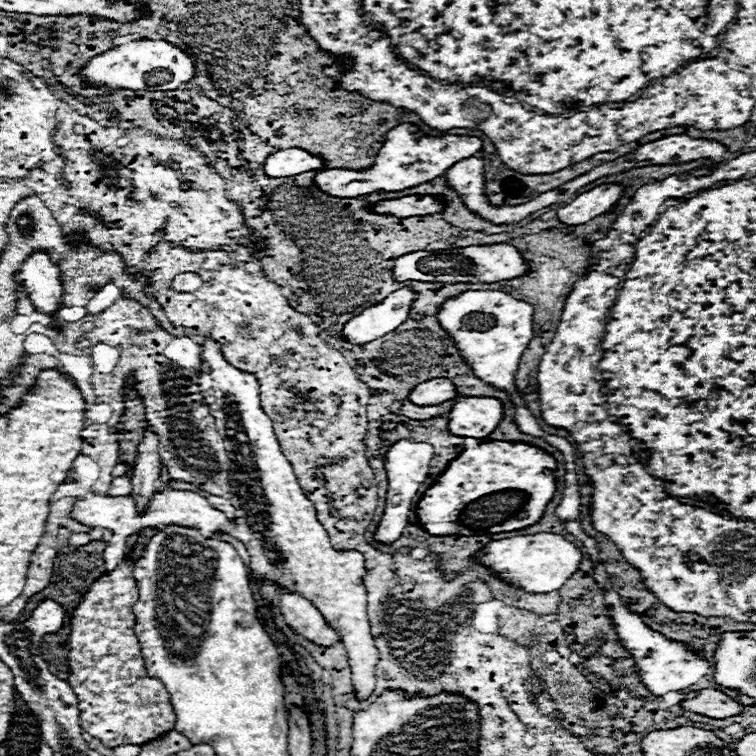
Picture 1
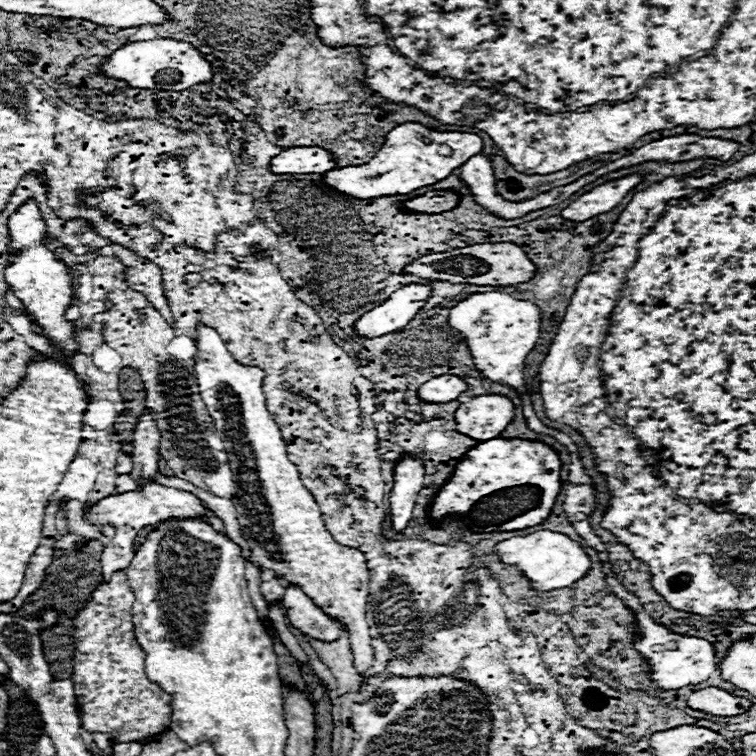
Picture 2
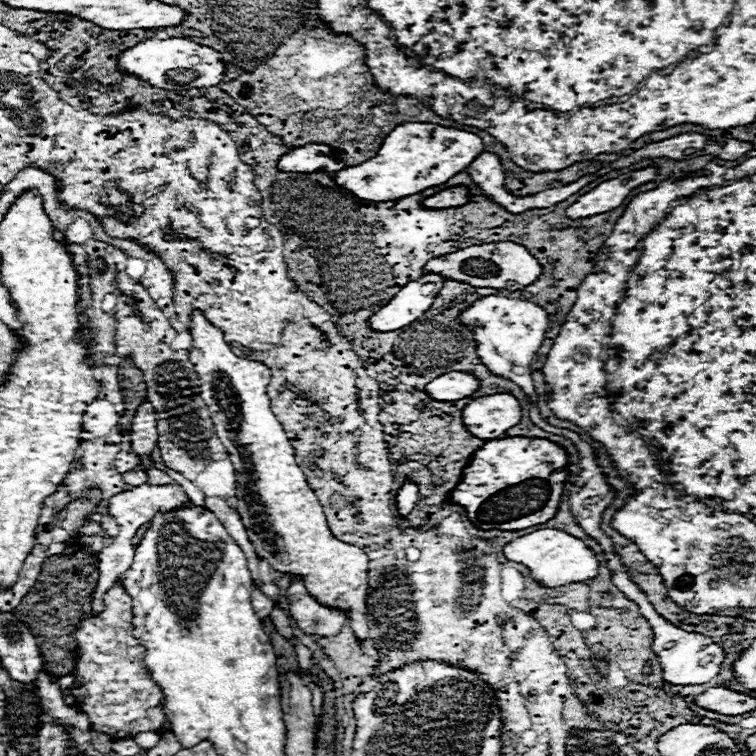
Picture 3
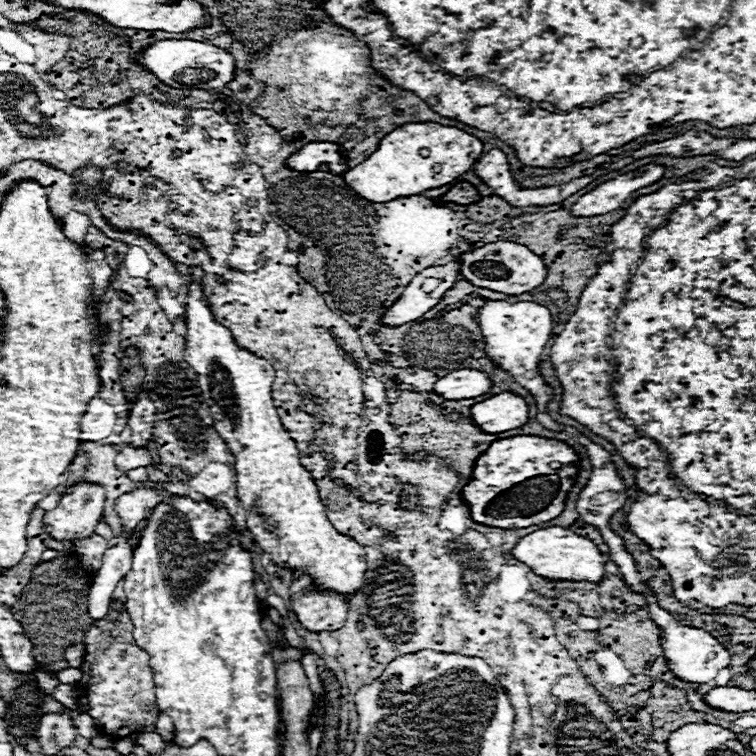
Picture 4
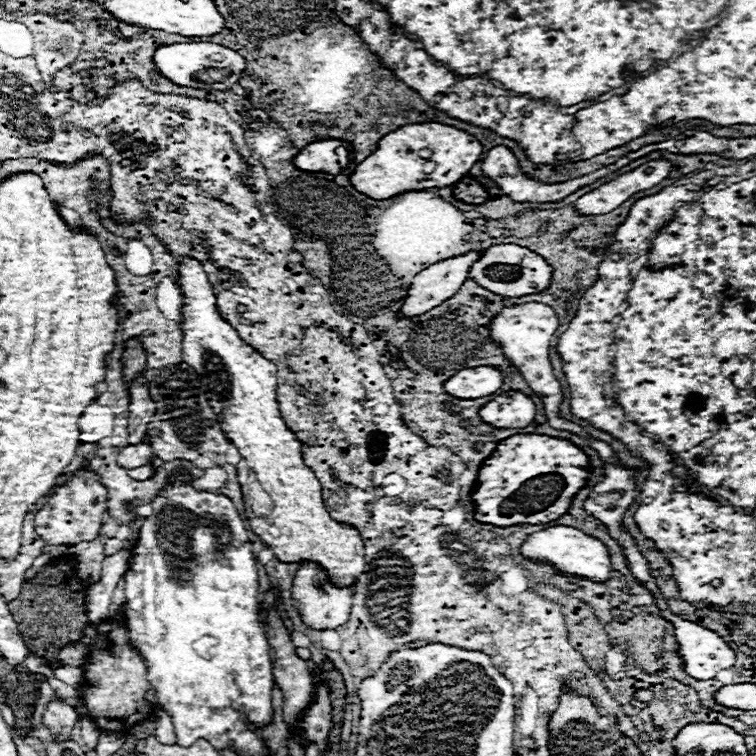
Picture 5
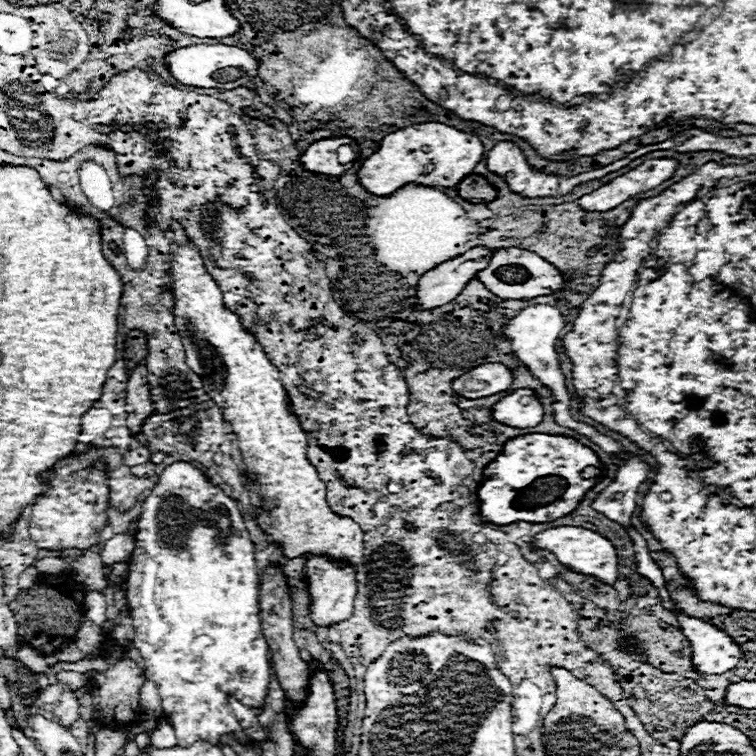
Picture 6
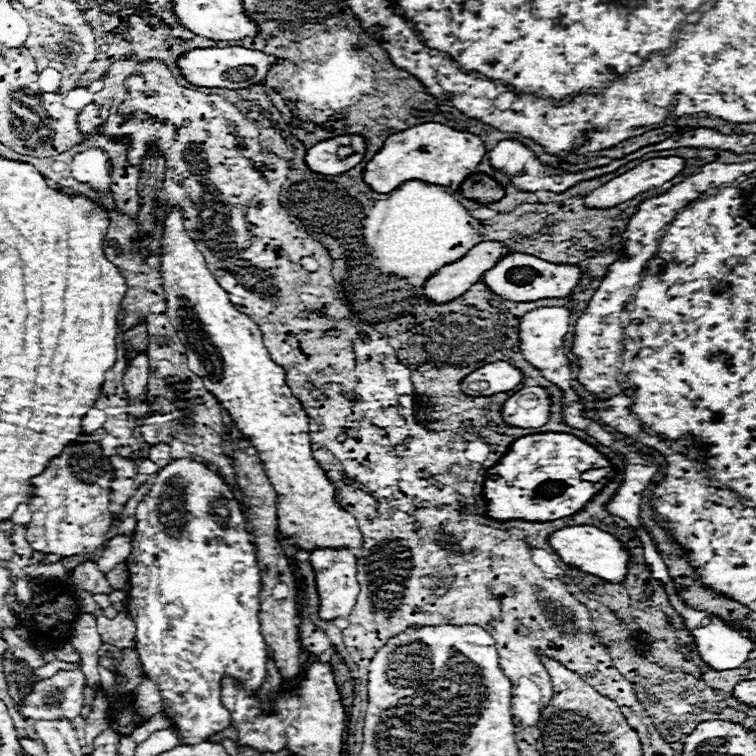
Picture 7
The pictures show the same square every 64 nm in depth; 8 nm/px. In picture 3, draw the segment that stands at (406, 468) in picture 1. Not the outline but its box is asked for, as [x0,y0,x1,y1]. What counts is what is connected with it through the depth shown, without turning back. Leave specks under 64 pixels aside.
[396,478,420,518]

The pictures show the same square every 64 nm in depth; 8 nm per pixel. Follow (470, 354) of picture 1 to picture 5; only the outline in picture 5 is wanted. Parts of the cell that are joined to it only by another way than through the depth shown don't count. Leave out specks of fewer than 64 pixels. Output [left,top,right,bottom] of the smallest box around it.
[490,302,560,370]

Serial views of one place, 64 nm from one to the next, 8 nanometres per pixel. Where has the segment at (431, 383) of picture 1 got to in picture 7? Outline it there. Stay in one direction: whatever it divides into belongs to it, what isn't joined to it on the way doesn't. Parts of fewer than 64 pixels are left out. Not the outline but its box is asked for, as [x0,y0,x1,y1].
[460,360,522,396]

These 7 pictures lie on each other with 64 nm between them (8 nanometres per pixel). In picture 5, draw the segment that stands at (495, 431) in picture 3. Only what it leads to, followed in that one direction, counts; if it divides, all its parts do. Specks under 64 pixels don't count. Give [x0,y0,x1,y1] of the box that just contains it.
[478,390,536,428]

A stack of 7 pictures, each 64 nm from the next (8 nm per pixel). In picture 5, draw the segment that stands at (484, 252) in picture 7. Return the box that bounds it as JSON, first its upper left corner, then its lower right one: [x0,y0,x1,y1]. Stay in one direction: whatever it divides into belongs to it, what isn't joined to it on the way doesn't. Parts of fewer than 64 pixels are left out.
[398,252,480,318]

